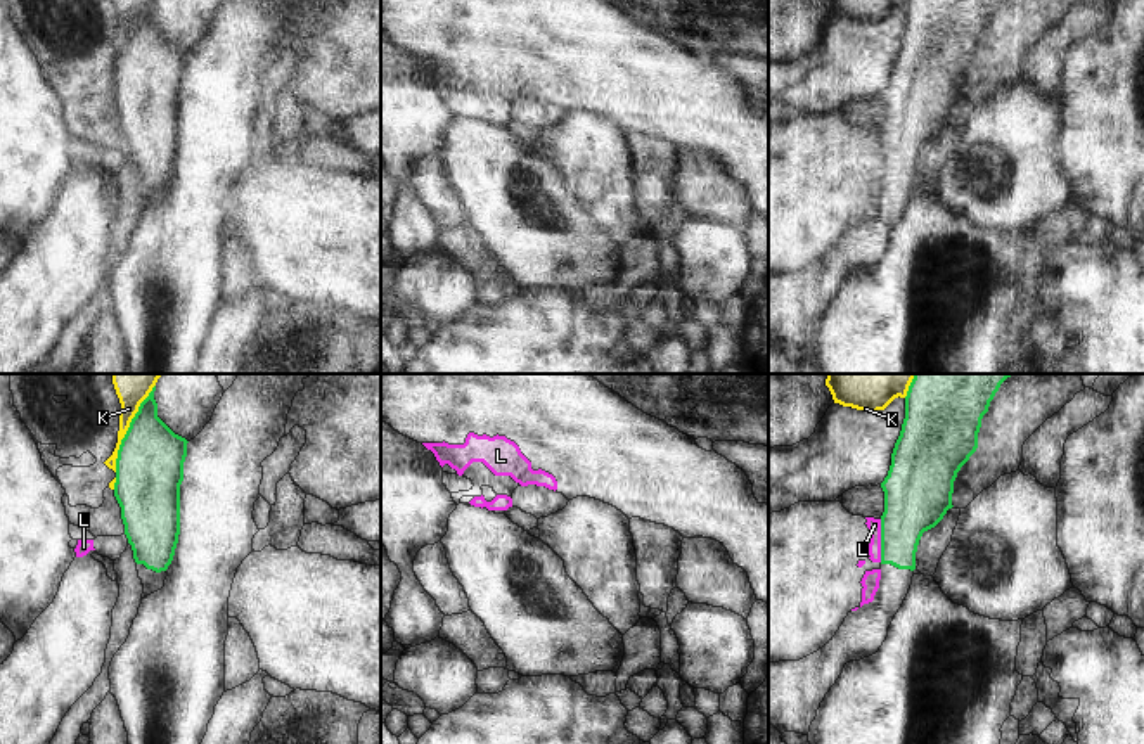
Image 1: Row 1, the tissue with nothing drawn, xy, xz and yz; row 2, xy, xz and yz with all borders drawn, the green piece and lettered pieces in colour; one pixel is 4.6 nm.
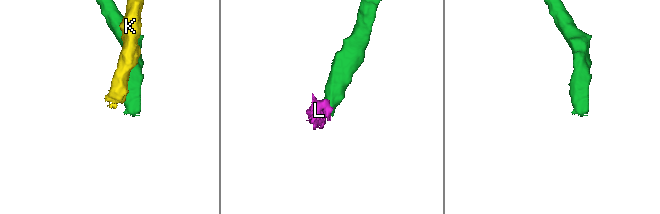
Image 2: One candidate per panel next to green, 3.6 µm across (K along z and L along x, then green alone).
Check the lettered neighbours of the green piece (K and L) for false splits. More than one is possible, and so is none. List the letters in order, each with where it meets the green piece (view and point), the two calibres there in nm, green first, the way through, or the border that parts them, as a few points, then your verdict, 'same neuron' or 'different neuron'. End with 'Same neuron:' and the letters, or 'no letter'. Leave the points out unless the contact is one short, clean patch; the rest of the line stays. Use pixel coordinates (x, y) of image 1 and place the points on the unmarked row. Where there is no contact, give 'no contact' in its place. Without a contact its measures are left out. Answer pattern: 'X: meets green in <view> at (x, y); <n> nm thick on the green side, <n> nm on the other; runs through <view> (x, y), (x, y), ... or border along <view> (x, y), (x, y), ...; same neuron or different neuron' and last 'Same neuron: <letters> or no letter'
K: meets green in xy at (128, 42); 320 nm thick on the green side, 110 nm on the other; different neuron
L: meets green in yz at (881, 153); 300 nm thick on the green side, 60 nm on the other; different neuron
Same neuron: no letter

